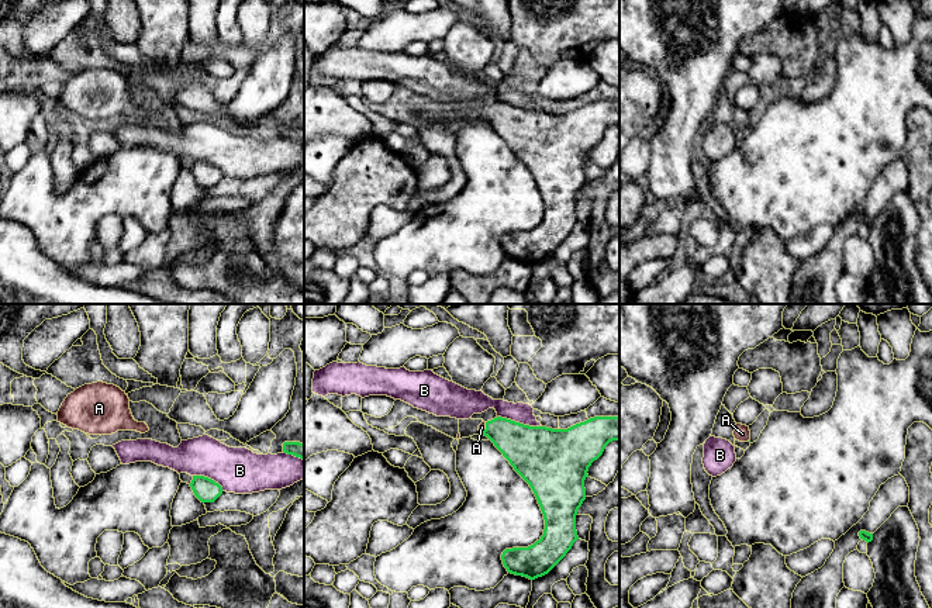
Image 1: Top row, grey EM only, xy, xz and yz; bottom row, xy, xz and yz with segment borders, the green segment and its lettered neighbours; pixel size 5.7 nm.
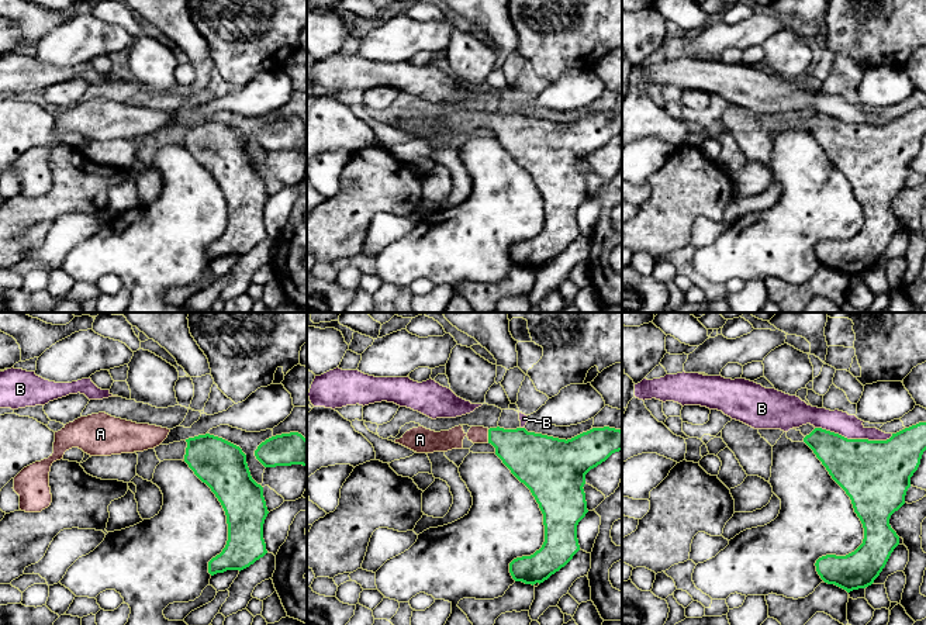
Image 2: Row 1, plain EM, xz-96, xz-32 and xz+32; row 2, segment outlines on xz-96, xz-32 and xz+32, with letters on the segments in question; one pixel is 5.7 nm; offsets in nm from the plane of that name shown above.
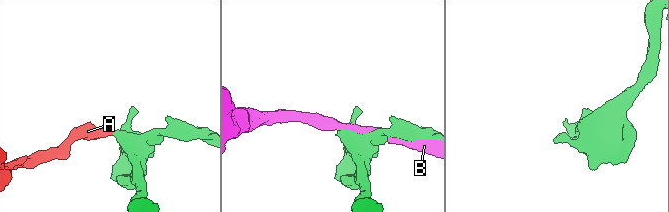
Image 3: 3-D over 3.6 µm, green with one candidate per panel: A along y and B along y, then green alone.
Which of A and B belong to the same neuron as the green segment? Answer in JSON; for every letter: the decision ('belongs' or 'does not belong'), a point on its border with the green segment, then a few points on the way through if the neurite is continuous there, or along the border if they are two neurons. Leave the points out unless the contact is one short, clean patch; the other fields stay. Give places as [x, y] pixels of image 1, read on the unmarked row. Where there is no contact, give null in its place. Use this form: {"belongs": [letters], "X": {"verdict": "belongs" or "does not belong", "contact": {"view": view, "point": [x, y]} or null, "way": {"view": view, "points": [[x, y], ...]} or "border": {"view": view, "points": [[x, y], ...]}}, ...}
{"belongs": ["A"], "A": {"verdict": "belongs", "contact": {"view": "xz", "point": [486, 113]}}, "B": {"verdict": "does not belong", "contact": {"view": "xz", "point": [518, 107]}}}

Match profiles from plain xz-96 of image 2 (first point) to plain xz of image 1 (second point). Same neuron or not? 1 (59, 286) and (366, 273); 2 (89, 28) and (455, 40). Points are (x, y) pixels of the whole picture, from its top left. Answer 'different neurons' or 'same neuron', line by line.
1: same neuron
2: different neurons

